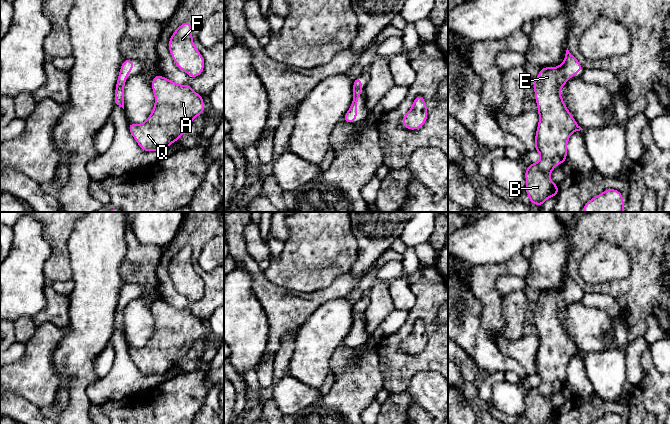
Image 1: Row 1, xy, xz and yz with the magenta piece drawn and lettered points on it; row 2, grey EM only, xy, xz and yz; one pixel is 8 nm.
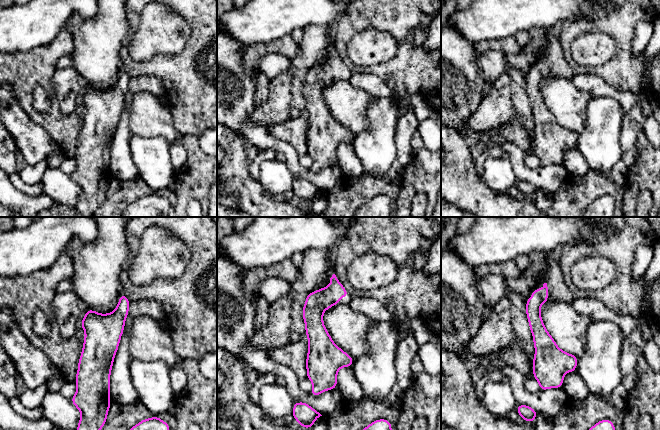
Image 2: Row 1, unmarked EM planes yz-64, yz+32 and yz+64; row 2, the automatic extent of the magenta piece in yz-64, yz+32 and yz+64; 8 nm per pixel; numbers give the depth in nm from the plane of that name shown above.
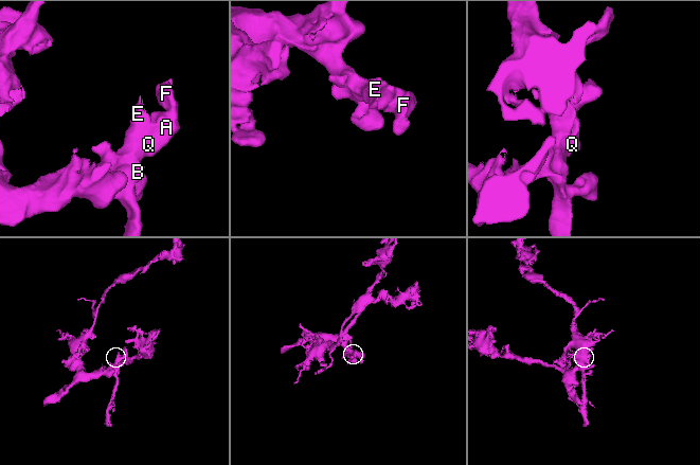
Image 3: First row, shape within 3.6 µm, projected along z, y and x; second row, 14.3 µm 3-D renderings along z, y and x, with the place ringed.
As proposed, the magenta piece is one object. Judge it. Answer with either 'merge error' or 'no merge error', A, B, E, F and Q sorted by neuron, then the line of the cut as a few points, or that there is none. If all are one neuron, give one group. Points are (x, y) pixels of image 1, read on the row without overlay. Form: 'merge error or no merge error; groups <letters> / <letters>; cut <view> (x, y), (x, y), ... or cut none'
no merge error; groups A B E F Q; cut none

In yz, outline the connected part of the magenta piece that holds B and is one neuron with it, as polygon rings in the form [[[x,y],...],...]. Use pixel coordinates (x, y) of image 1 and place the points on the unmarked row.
[[[567,272],[564,285],[561,289],[558,291],[540,292],[538,301],[533,304],[535,326],[538,329],[539,339],[533,373],[541,379],[541,383],[536,387],[530,388],[525,393],[525,416],[528,418],[529,424],[547,424],[550,421],[558,419],[559,410],[551,405],[550,398],[558,388],[566,386],[566,372],[571,358],[575,355],[583,354],[567,333],[560,315],[567,305],[580,295],[583,296],[584,292]]]

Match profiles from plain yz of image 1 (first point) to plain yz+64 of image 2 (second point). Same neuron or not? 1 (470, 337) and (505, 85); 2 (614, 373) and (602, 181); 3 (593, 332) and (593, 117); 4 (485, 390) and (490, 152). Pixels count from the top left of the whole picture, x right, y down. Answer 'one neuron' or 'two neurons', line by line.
1: two neurons
2: two neurons
3: two neurons
4: one neuron

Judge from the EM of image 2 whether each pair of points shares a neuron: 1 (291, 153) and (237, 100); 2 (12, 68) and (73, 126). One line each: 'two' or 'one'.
1: one
2: one

